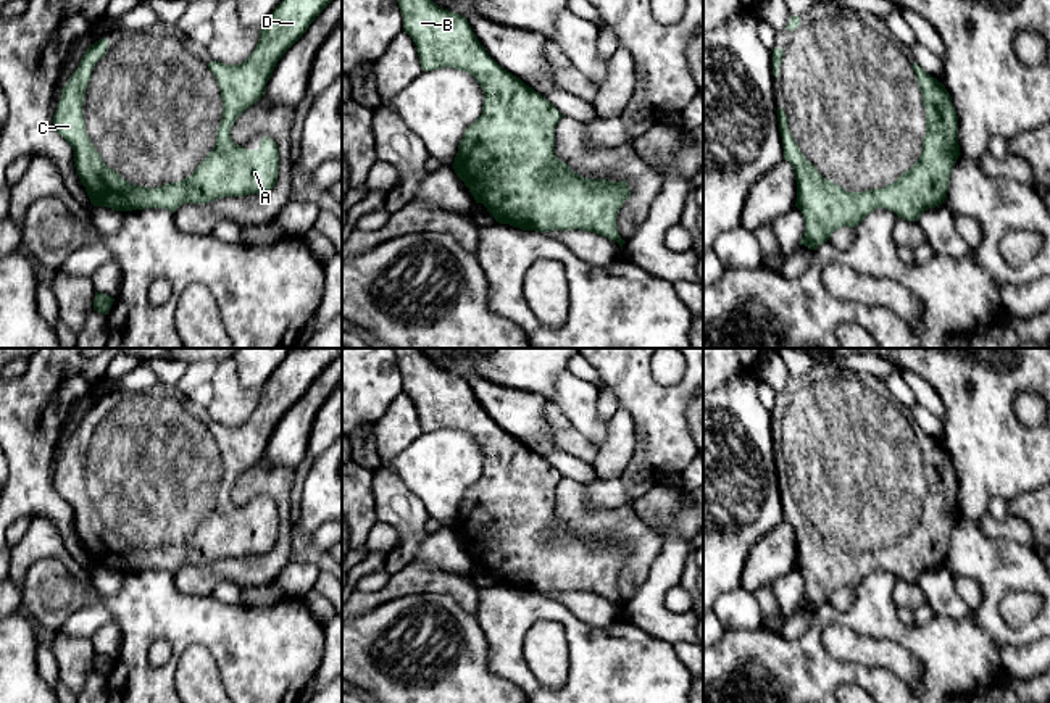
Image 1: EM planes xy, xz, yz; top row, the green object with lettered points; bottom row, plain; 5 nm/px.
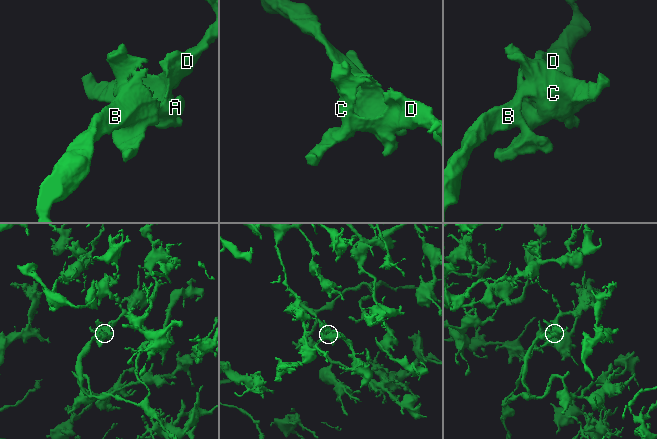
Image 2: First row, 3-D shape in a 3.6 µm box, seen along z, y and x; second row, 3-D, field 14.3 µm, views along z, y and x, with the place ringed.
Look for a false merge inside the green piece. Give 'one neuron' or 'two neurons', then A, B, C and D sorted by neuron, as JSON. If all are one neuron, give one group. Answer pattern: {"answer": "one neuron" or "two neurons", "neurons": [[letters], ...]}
{"answer": "one neuron", "neurons": [["A", "B", "C", "D"]]}

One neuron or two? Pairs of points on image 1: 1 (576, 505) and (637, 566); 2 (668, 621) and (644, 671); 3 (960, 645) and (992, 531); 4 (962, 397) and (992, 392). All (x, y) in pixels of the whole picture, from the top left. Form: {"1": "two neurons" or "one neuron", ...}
{"1": "one neuron", "2": "two neurons", "3": "two neurons", "4": "one neuron"}

